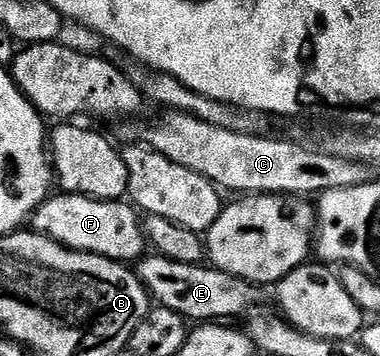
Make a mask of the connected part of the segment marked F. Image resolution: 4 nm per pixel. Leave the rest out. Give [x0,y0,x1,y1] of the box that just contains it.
[30,194,146,262]

